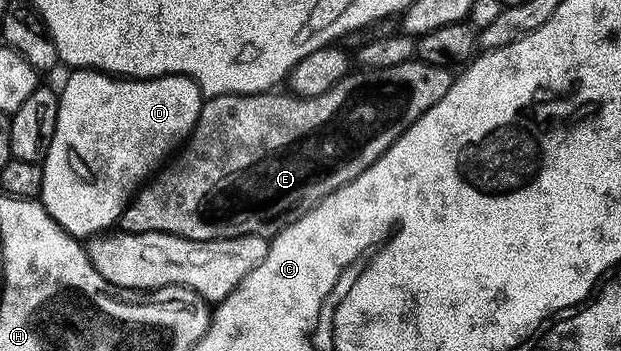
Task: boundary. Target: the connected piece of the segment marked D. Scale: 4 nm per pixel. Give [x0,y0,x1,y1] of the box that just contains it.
[38,70,202,238]

